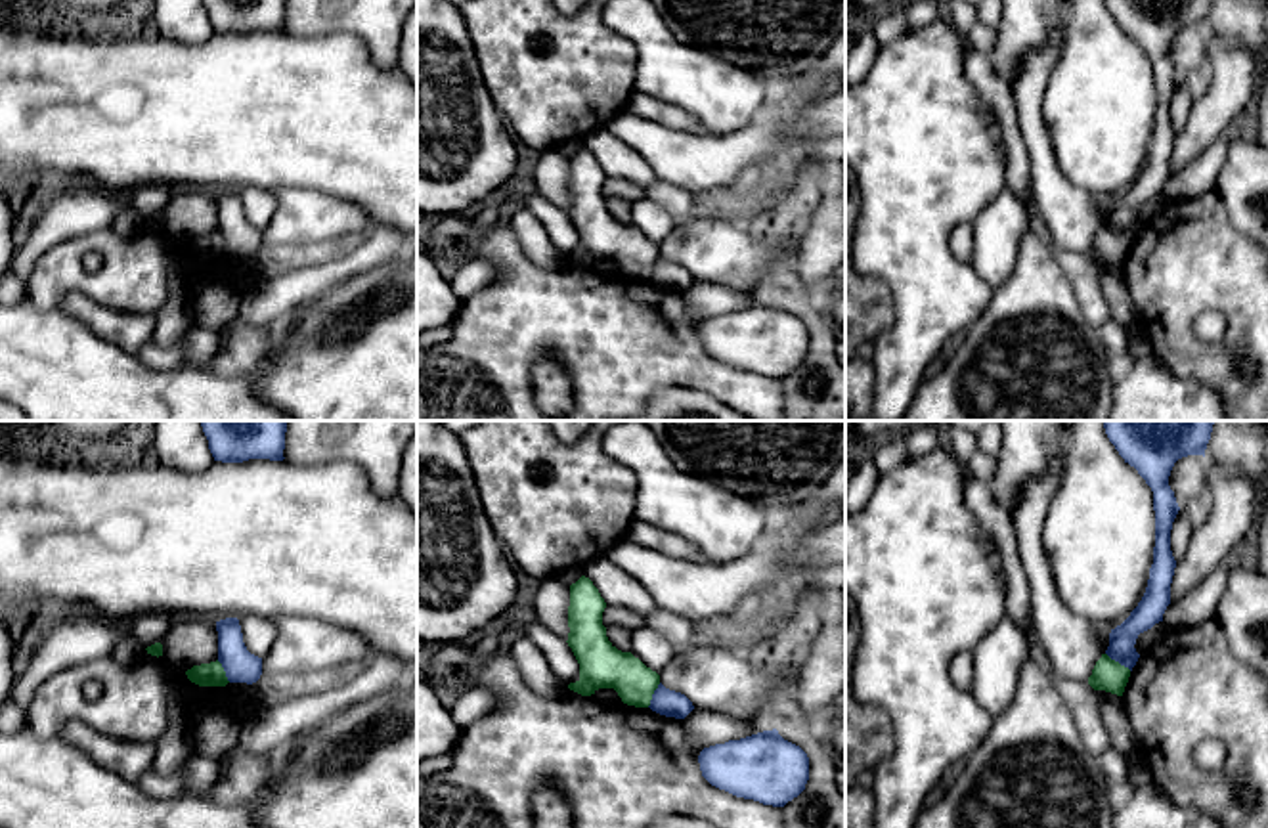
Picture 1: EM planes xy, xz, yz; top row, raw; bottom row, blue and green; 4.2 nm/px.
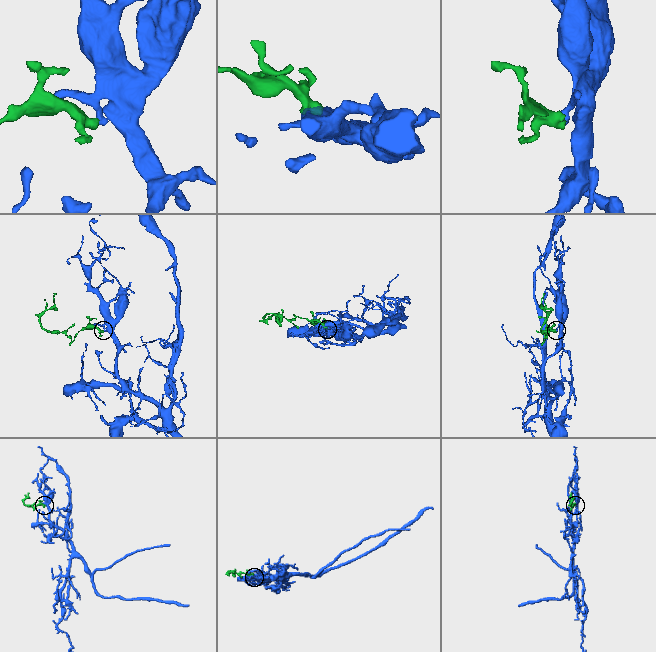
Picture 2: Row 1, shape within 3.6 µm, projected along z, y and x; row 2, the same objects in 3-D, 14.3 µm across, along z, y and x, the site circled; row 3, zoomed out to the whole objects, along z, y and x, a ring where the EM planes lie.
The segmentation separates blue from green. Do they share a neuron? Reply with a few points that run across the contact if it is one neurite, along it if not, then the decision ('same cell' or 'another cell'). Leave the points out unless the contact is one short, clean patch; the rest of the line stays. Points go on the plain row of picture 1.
line yz (1106, 224), (1131, 241); another cell

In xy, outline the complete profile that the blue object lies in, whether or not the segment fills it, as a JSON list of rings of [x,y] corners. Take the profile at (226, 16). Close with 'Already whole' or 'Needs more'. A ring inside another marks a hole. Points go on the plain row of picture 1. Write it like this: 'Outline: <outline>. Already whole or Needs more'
Outline: [[[203,0],[214,33],[283,33],[287,0]]]. Already whole

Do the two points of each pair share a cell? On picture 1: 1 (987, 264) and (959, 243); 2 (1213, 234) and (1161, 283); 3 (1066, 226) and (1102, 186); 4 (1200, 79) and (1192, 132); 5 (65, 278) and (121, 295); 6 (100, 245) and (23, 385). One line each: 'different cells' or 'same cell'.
1: different cells
2: same cell
3: different cells
4: different cells
5: same cell
6: different cells

